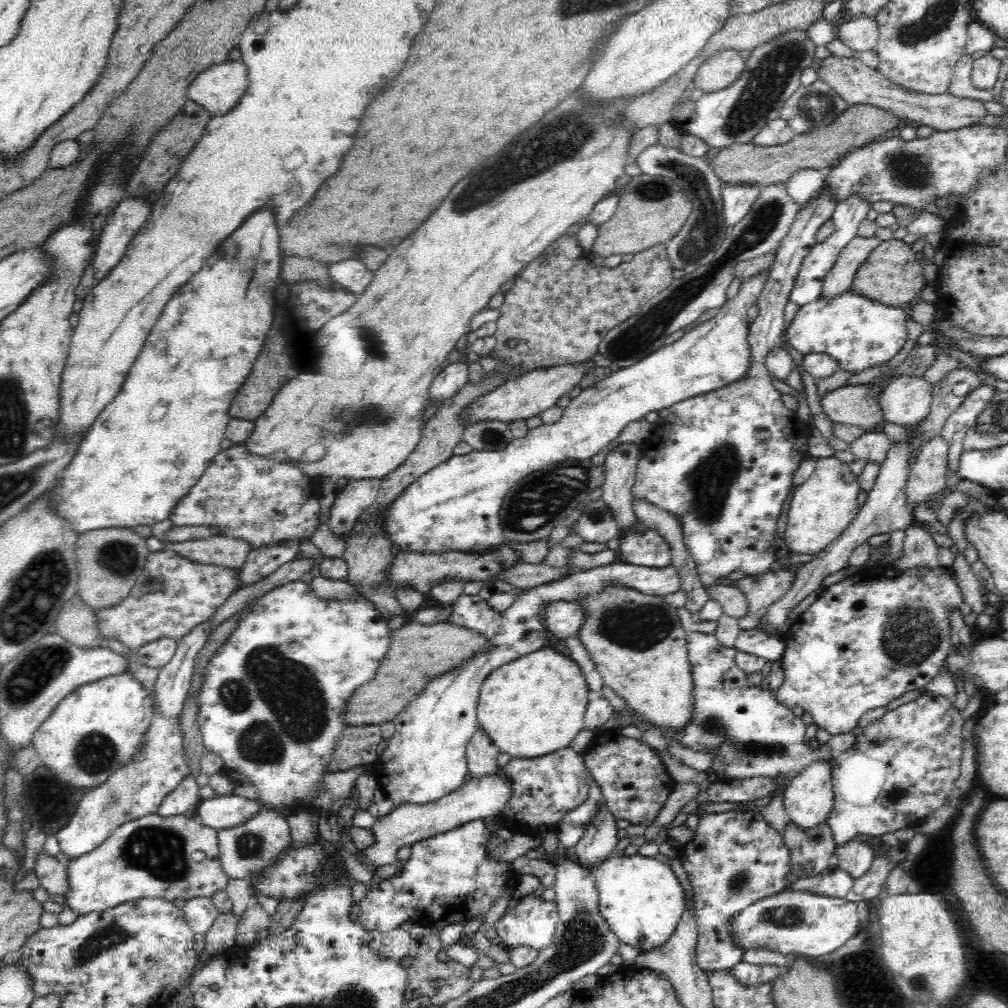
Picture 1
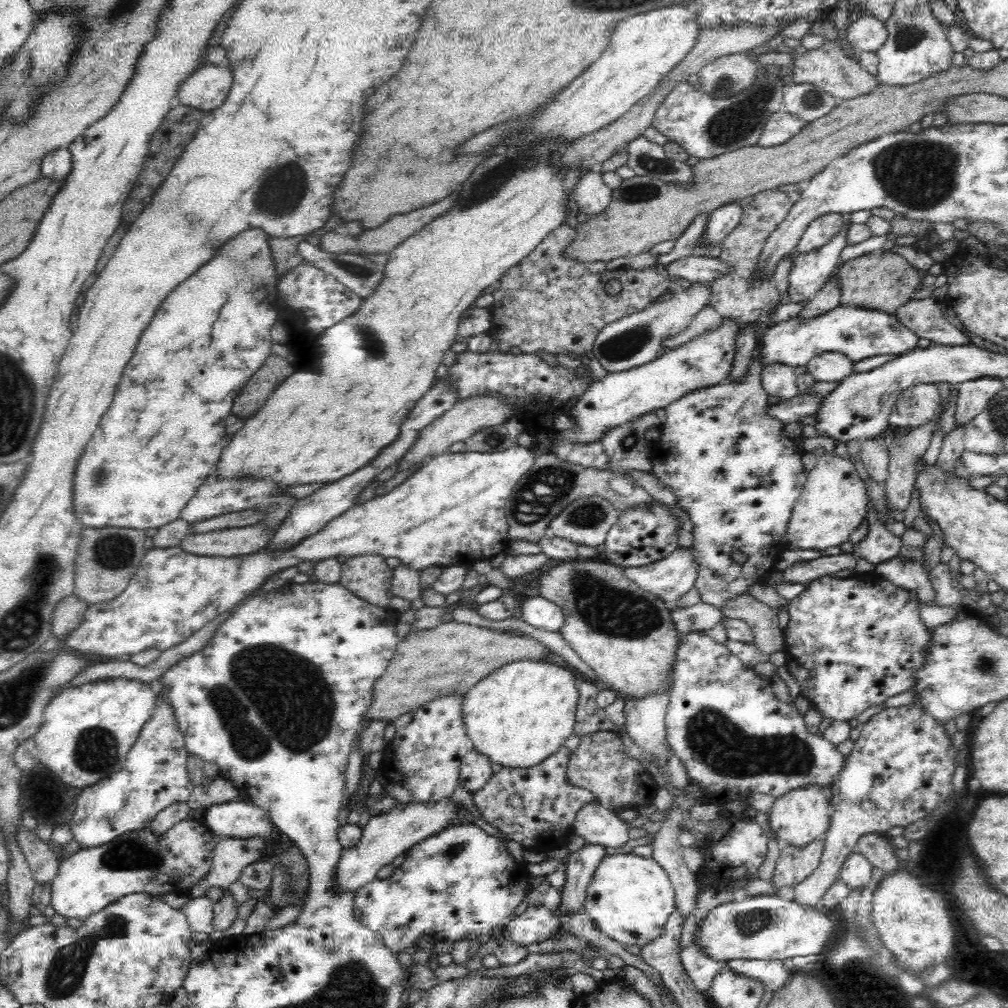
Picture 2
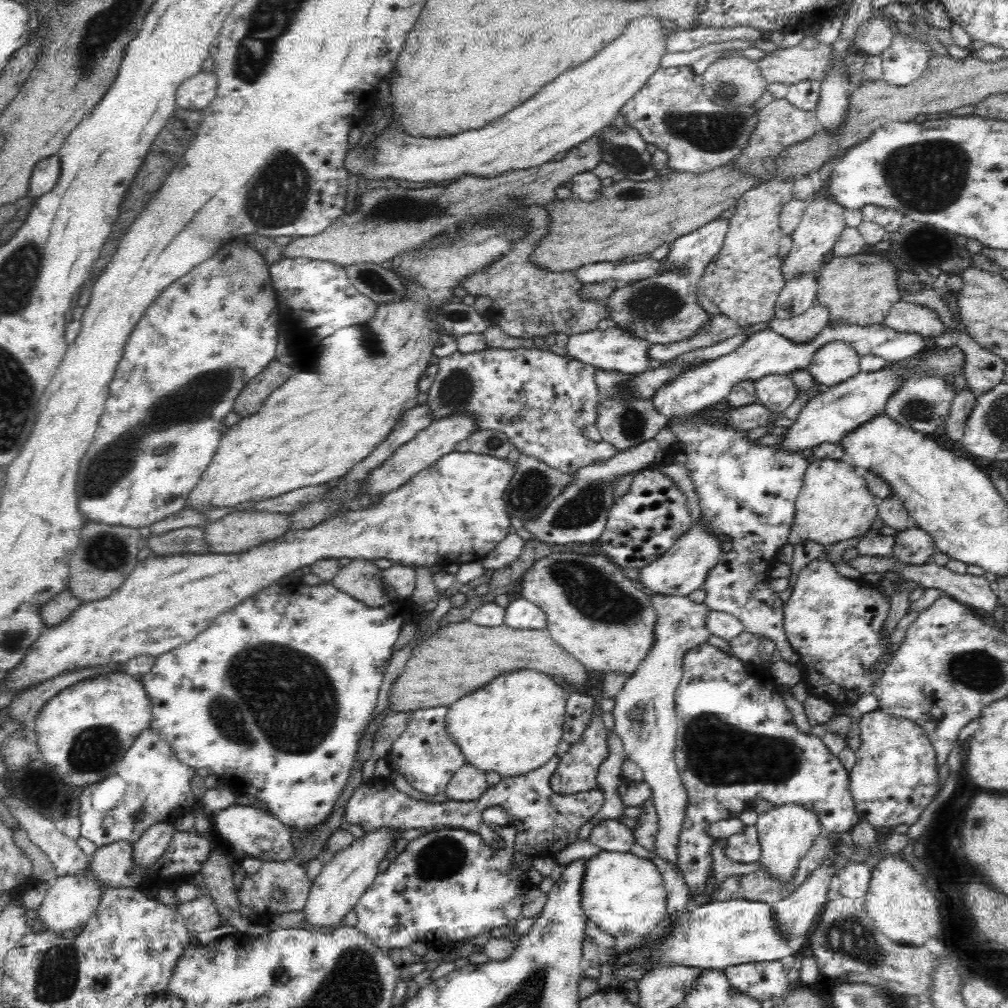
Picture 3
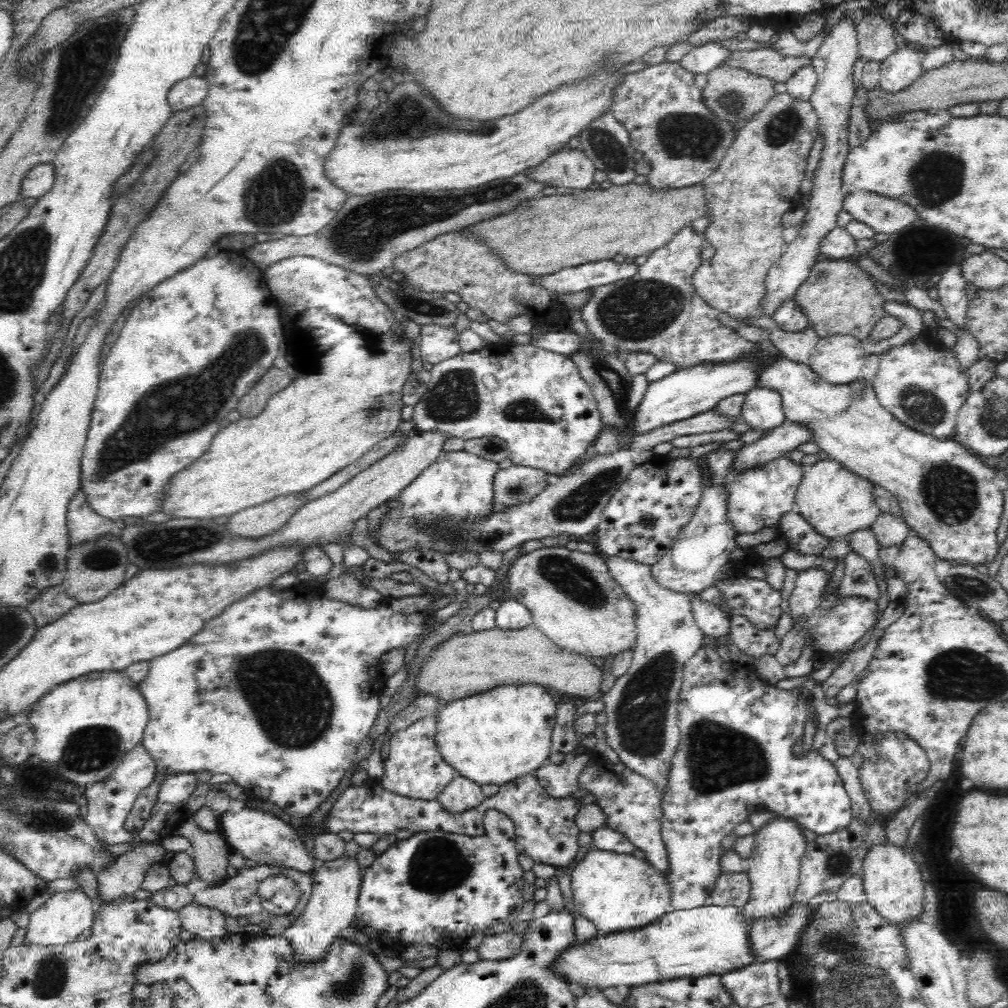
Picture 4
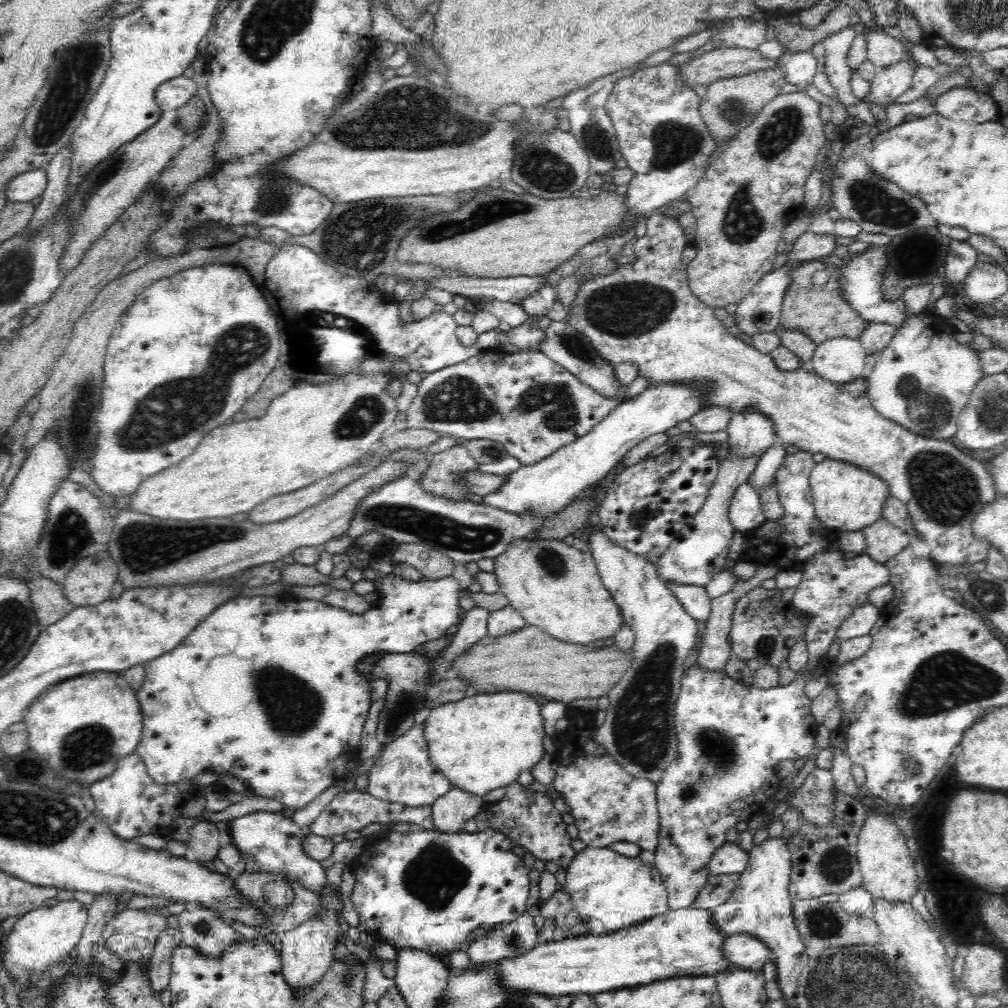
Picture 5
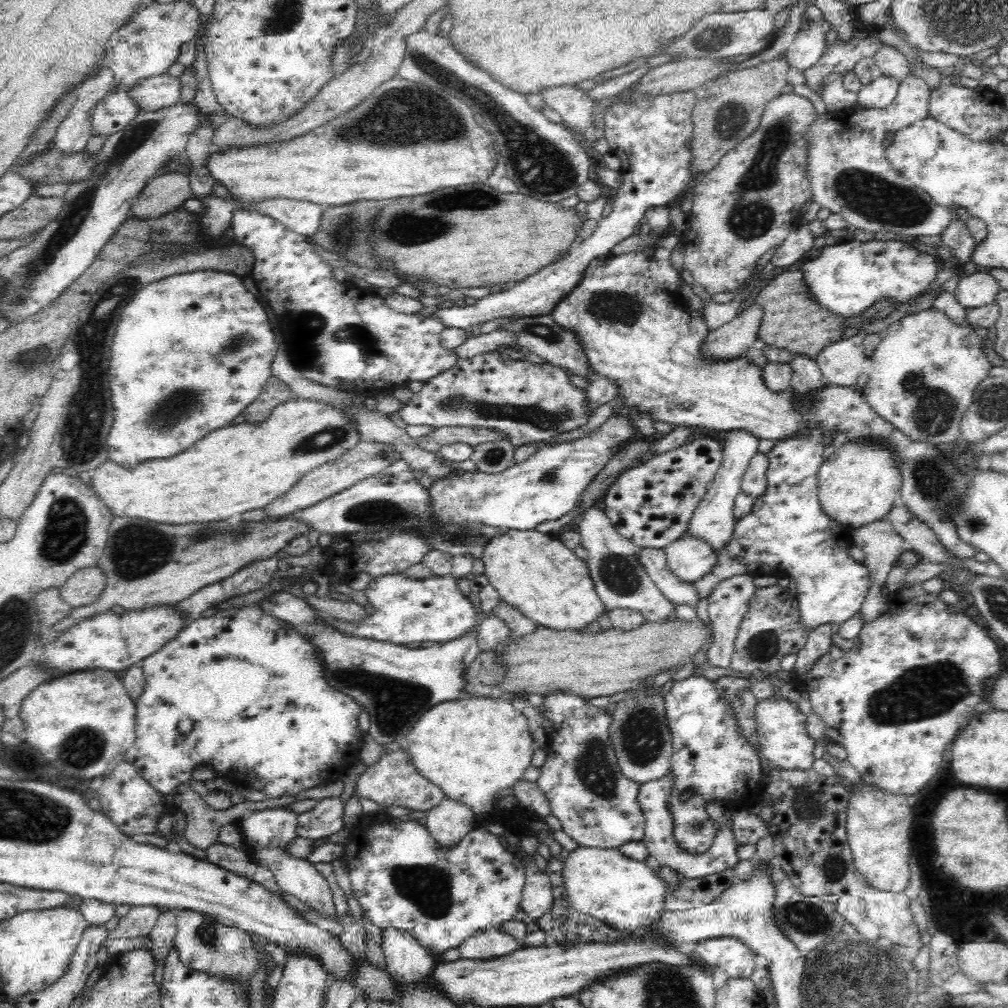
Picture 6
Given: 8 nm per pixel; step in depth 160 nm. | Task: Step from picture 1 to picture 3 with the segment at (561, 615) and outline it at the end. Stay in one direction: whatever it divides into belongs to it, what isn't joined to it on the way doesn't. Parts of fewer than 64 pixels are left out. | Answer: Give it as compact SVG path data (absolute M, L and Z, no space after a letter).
M518 598L504 608L503 623L514 630L542 630L546 626L546 615L530 601Z

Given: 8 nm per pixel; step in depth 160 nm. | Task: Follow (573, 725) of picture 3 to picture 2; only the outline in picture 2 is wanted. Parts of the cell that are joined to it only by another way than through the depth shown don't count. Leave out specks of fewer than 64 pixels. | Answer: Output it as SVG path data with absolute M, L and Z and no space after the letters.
M576 676L574 686L578 691L578 702L576 702L576 712L574 712L572 733L581 737L598 730L617 732L619 727L608 718L602 708L596 706L600 685L582 680L582 676L580 678Z

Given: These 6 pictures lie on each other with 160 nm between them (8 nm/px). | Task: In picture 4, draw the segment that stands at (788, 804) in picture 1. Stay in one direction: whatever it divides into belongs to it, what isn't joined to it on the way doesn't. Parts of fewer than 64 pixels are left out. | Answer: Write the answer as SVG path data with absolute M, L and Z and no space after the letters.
M776 817L754 834L755 841L752 854L745 859L745 872L748 875L748 881L750 881L750 894L748 894L746 904L740 907L740 913L742 913L742 917L744 917L744 921L748 923L748 926L760 919L776 919L776 921L779 921L785 915L785 912L791 909L791 906L796 902L794 896L799 885L800 860L802 854L804 854L807 842L796 823L792 819L780 820Z

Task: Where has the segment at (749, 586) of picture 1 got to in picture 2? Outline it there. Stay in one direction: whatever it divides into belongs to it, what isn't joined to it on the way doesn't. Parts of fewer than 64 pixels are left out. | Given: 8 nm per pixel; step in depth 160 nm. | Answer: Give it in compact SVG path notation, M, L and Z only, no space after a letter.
M840 553L836 556L822 556L813 560L796 562L783 570L784 581L790 584L808 585L825 575L832 575L841 570L854 570L857 557L852 553Z

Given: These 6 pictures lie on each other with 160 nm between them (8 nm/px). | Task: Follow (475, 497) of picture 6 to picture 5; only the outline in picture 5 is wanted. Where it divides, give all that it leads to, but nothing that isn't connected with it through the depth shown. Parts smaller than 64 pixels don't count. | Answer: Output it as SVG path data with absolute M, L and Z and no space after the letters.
M664 383L646 387L633 399L624 400L620 406L611 410L602 422L593 426L584 436L560 446L550 456L526 466L521 465L516 471L506 475L500 488L481 496L479 503L517 516L533 514L544 520L552 518L574 502L584 489L609 478L616 462L639 442L652 434L665 433L668 428L676 427L678 422L690 418L700 408L702 389Z

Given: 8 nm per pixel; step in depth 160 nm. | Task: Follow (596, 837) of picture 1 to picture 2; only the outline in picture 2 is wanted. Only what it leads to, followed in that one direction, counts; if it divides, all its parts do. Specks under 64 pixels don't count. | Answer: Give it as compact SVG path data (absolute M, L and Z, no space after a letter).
M587 844L567 856L564 860L566 882L562 890L558 890L558 913L569 917L572 913L580 914L583 911L588 885L604 855L604 847Z

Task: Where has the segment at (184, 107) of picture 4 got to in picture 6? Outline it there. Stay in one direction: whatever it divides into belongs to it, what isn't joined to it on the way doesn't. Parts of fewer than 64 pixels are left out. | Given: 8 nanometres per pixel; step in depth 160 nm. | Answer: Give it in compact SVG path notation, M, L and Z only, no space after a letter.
M163 73L144 78L130 86L127 96L137 105L139 111L156 111L174 105L180 97L180 82L177 77Z

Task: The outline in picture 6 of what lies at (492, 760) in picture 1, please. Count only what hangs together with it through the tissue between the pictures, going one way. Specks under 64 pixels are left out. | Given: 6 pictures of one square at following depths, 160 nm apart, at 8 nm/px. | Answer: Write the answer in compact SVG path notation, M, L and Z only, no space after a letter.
M445 799L428 811L425 827L442 849L449 849L473 829L472 817L470 807Z

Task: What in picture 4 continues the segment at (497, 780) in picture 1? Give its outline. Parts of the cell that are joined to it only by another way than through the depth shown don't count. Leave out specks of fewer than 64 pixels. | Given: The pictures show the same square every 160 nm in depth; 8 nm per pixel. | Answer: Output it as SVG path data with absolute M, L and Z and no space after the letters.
M344 856L328 862L317 862L315 873L311 876L313 891L310 900L298 920L283 932L292 947L292 957L296 965L320 962L332 943L341 936L340 931L352 924L357 912L360 876L362 868L356 863L356 859Z

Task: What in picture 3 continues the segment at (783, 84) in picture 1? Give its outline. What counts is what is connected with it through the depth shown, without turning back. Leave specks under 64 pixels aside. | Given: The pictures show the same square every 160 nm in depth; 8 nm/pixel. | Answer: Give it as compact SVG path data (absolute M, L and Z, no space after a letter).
M674 66L673 68L659 67L652 77L642 86L640 90L626 102L619 110L619 115L626 119L626 126L635 128L644 144L653 144L656 149L664 151L668 155L666 168L670 168L671 174L706 174L715 168L727 165L740 154L740 150L746 146L754 126L758 123L758 114L754 108L749 106L738 106L736 108L716 105L707 99L703 93L703 86L694 82L695 73L688 66Z

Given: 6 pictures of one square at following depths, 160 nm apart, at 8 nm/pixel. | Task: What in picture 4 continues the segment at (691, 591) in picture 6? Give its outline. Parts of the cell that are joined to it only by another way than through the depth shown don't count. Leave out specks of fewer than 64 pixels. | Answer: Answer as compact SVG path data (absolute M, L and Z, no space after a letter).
M700 594L690 595L688 598L694 620L704 635L718 638L730 633L731 617L720 607L701 599Z

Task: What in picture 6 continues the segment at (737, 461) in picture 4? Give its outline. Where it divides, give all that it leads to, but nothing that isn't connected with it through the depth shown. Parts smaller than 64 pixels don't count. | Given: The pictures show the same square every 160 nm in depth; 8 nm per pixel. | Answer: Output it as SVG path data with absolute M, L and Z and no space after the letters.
M680 538L664 549L668 569L679 580L692 583L710 572L716 562L715 551L702 539Z

